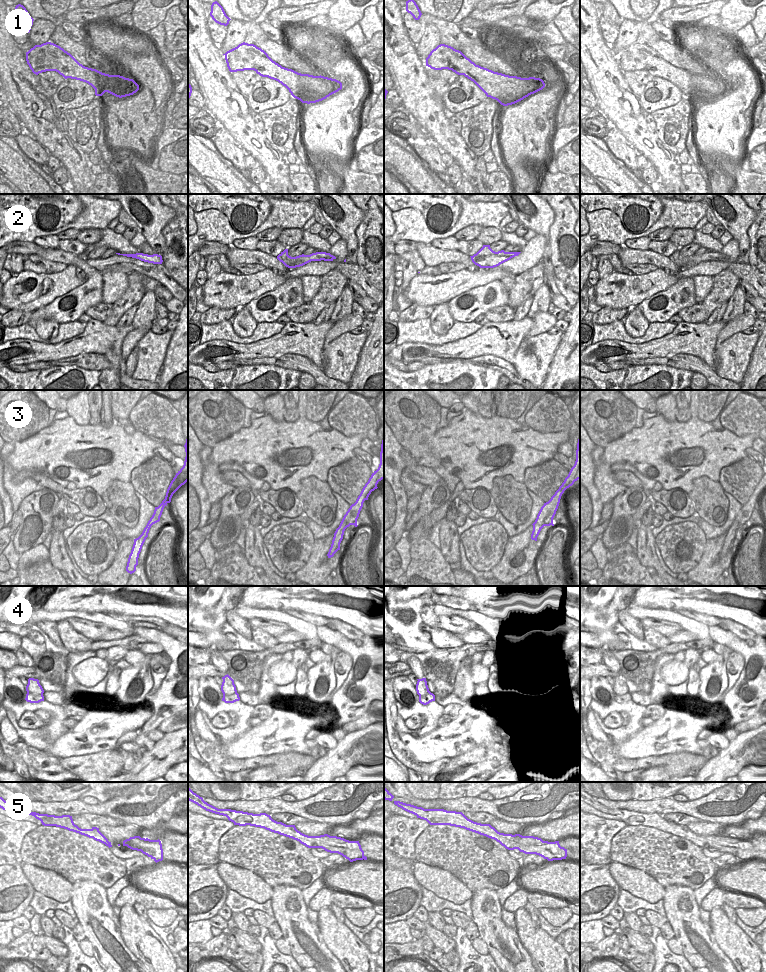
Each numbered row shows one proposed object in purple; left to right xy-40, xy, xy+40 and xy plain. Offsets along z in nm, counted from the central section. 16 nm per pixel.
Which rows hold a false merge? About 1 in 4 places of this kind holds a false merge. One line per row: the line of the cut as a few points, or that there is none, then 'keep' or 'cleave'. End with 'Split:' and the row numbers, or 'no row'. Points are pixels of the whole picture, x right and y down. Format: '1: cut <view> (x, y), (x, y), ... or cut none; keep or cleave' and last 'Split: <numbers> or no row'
1: cut none; keep
2: cut none; keep
3: cut none; keep
4: cut none; keep
5: cut none; keep
Split: no row

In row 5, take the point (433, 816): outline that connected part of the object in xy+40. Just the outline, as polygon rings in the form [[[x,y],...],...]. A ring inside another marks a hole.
[[[394,801],[394,804],[416,815],[417,818],[426,820],[430,825],[450,825],[464,828],[494,839],[508,850],[518,849],[525,854],[539,855],[548,861],[562,860],[567,857],[567,849],[561,847],[559,841],[548,842],[534,836],[500,833],[490,824],[481,824],[468,819],[462,812],[424,809],[400,801]]]

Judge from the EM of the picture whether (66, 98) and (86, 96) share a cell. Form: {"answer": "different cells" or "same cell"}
{"answer": "same cell"}

